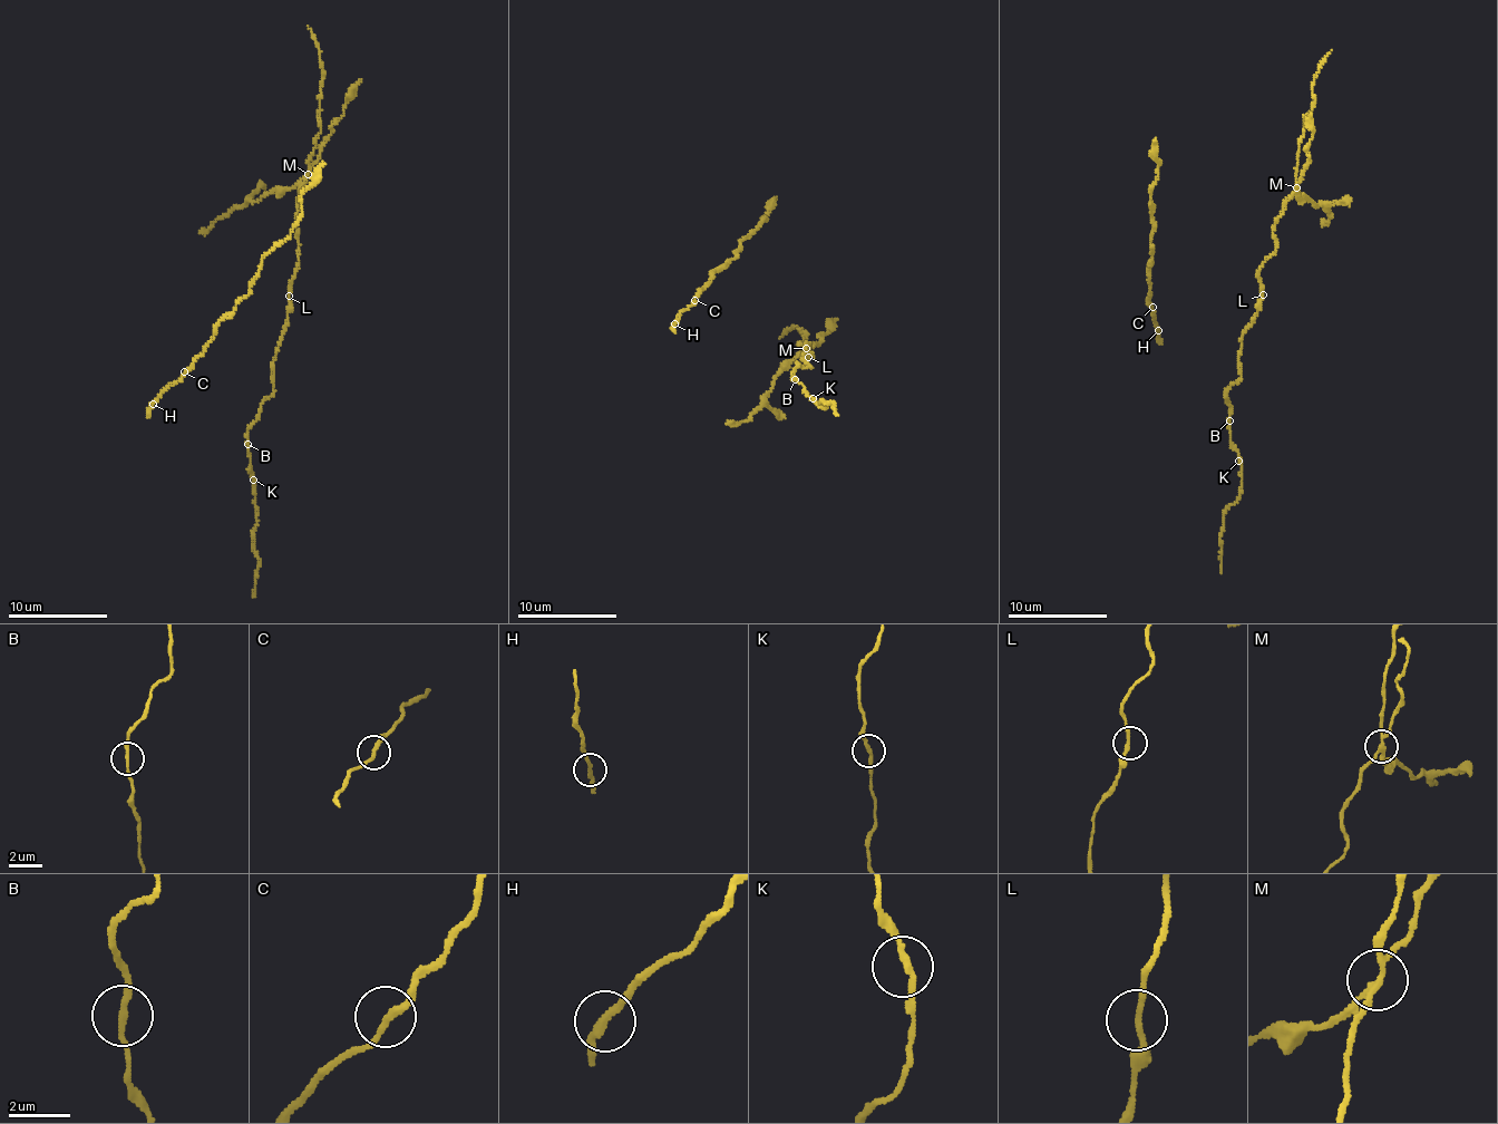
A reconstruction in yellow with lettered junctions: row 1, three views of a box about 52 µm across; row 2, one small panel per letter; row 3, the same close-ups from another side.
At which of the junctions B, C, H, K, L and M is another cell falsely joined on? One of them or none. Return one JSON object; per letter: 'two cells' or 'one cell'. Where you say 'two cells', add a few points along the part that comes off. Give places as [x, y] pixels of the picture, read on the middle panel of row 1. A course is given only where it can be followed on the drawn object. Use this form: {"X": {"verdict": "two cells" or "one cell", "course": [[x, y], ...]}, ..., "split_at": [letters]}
{"B": {"verdict": "one cell"}, "C": {"verdict": "one cell"}, "H": {"verdict": "one cell"}, "K": {"verdict": "one cell"}, "L": {"verdict": "one cell"}, "M": {"verdict": "two cells", "course": [[806, 347], [788, 360], [749, 419], [726, 424]]}, "split_at": ["M"]}

